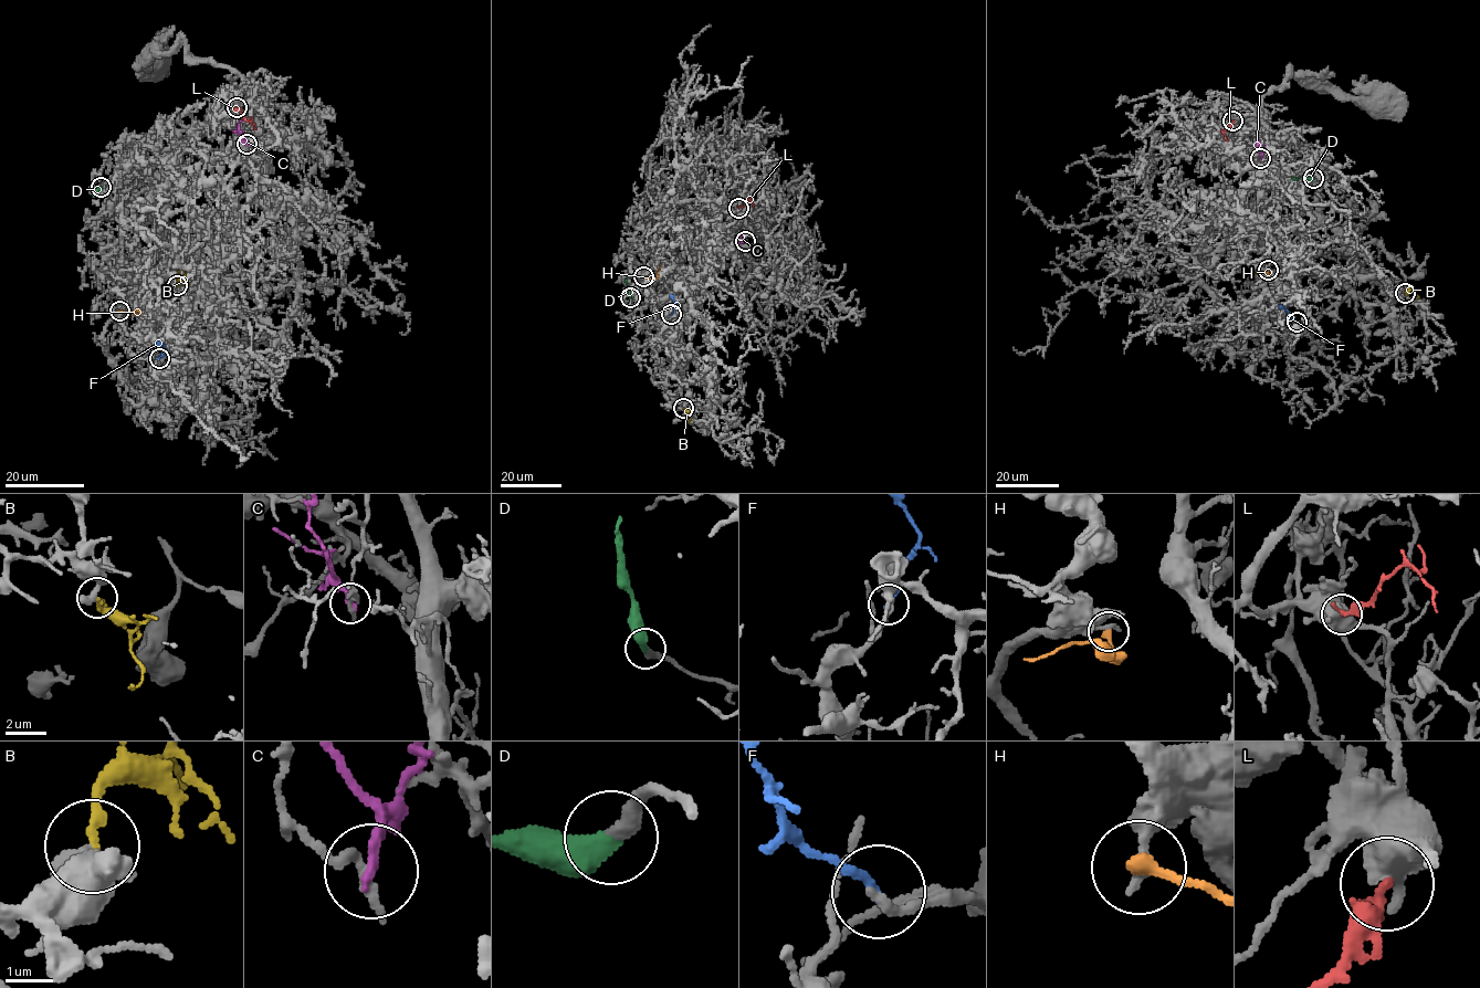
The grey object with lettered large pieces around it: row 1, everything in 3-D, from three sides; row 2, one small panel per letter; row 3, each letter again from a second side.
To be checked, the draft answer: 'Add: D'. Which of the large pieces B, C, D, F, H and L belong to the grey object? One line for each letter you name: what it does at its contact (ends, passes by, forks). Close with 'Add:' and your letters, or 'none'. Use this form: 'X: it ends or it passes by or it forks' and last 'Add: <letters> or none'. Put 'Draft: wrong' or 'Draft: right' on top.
Draft: right
D: it ends
Add: D

